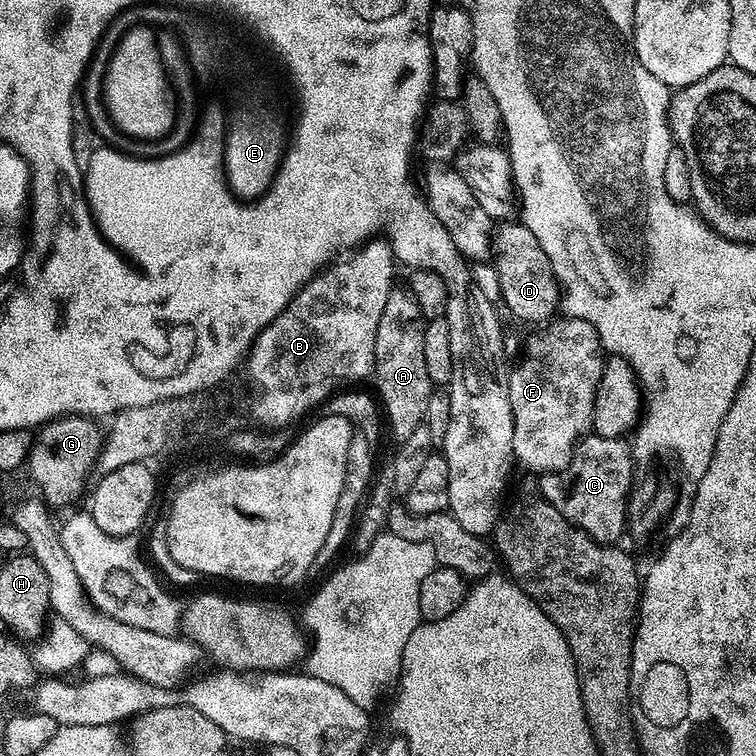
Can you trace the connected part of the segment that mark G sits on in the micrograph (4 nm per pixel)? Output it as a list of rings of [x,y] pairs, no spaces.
[[[59,416],[57,420],[49,420],[35,433],[26,473],[36,483],[36,488],[40,491],[37,492],[39,499],[49,509],[71,509],[71,504],[83,494],[84,487],[85,492],[89,487],[96,461],[100,458],[100,449],[104,447],[105,433],[96,424],[99,423],[90,416]]]

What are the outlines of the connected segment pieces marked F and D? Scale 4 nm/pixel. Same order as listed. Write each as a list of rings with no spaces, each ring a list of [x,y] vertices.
[[[565,316],[558,319],[537,329],[540,331],[527,340],[520,362],[515,368],[513,366],[508,376],[511,414],[514,417],[513,457],[519,465],[521,463],[535,474],[564,469],[576,445],[591,431],[596,386],[601,380],[606,359],[597,332],[588,322]]]
[[[500,222],[495,225],[492,234],[491,259],[497,272],[498,284],[501,287],[501,303],[518,319],[524,322],[547,323],[559,307],[558,285],[548,265],[538,238],[530,234],[523,222]]]

